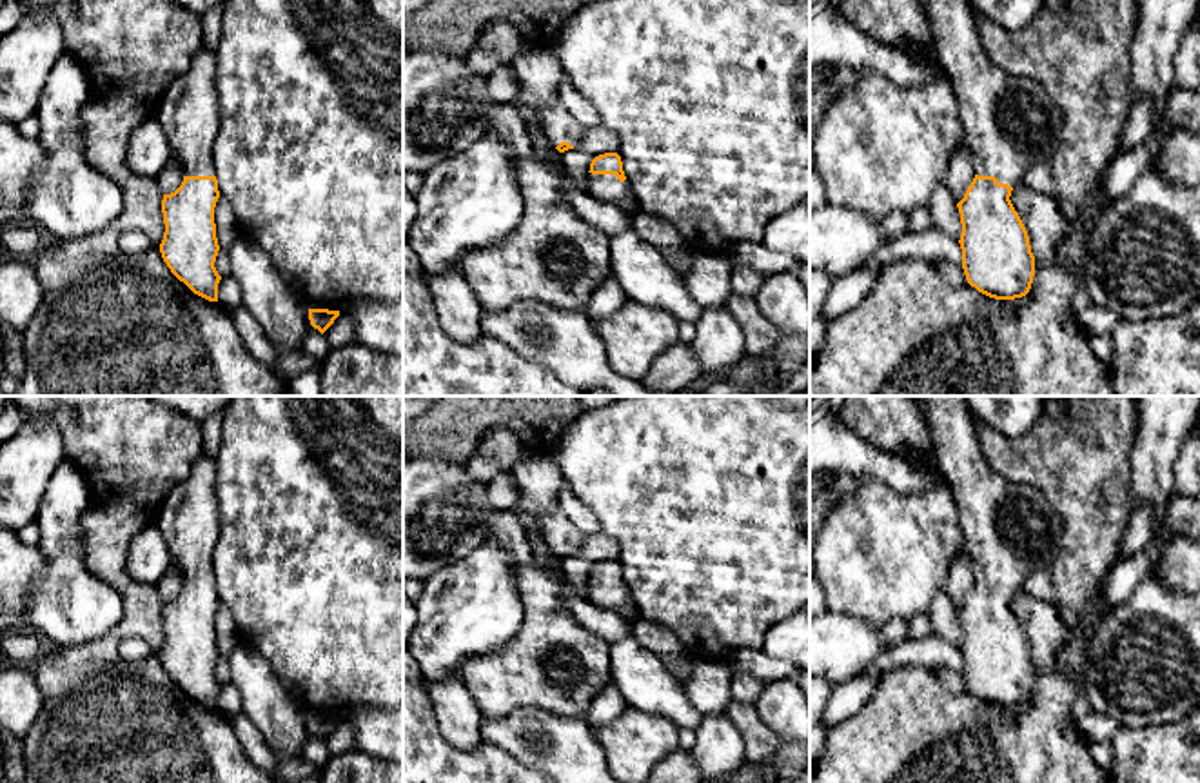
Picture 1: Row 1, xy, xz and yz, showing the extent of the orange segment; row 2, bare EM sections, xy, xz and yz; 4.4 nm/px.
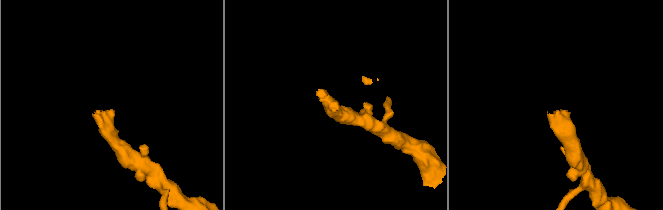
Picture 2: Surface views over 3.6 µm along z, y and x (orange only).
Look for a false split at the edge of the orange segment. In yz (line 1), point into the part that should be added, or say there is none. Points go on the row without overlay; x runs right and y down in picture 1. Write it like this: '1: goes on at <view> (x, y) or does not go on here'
1: goes on at yz (1010, 529)

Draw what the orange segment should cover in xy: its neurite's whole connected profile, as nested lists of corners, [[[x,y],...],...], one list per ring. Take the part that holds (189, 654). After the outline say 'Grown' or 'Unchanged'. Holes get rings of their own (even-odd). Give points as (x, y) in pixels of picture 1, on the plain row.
[[[202,451],[189,478],[165,496],[154,521],[185,581],[182,592],[162,607],[165,639],[160,659],[171,679],[209,709],[218,709],[221,687],[214,674],[220,658],[212,565],[220,538],[216,480],[216,460]]]. Grown

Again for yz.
[[[913,396],[928,420],[933,461],[951,487],[975,585],[957,610],[962,676],[979,699],[1015,707],[1029,699],[1035,663],[1009,603],[1029,572],[1049,570],[1064,536],[1046,496],[998,476],[982,456],[964,396]]]. Grown

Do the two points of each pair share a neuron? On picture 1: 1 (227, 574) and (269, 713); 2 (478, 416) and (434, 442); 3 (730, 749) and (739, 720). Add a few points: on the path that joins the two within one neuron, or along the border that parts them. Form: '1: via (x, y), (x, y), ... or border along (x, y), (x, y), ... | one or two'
1: border along (245, 644), (267, 662), (278, 678) | two
2: via (467, 416), (445, 433) | one
3: border along (727, 714), (743, 742), (743, 758), (747, 762) | two

